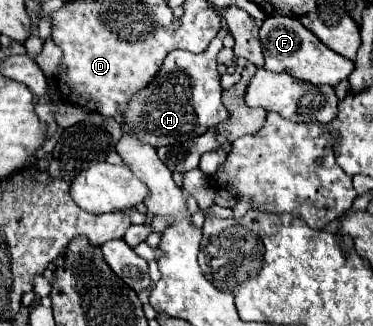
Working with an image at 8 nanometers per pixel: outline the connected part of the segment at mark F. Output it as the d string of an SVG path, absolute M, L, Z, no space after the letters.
M267 17L261 25L261 47L265 55L265 69L277 73L289 73L295 79L309 81L313 85L329 85L337 87L341 81L349 79L355 63L329 47L325 47L309 29L305 29L299 19L293 17Z

